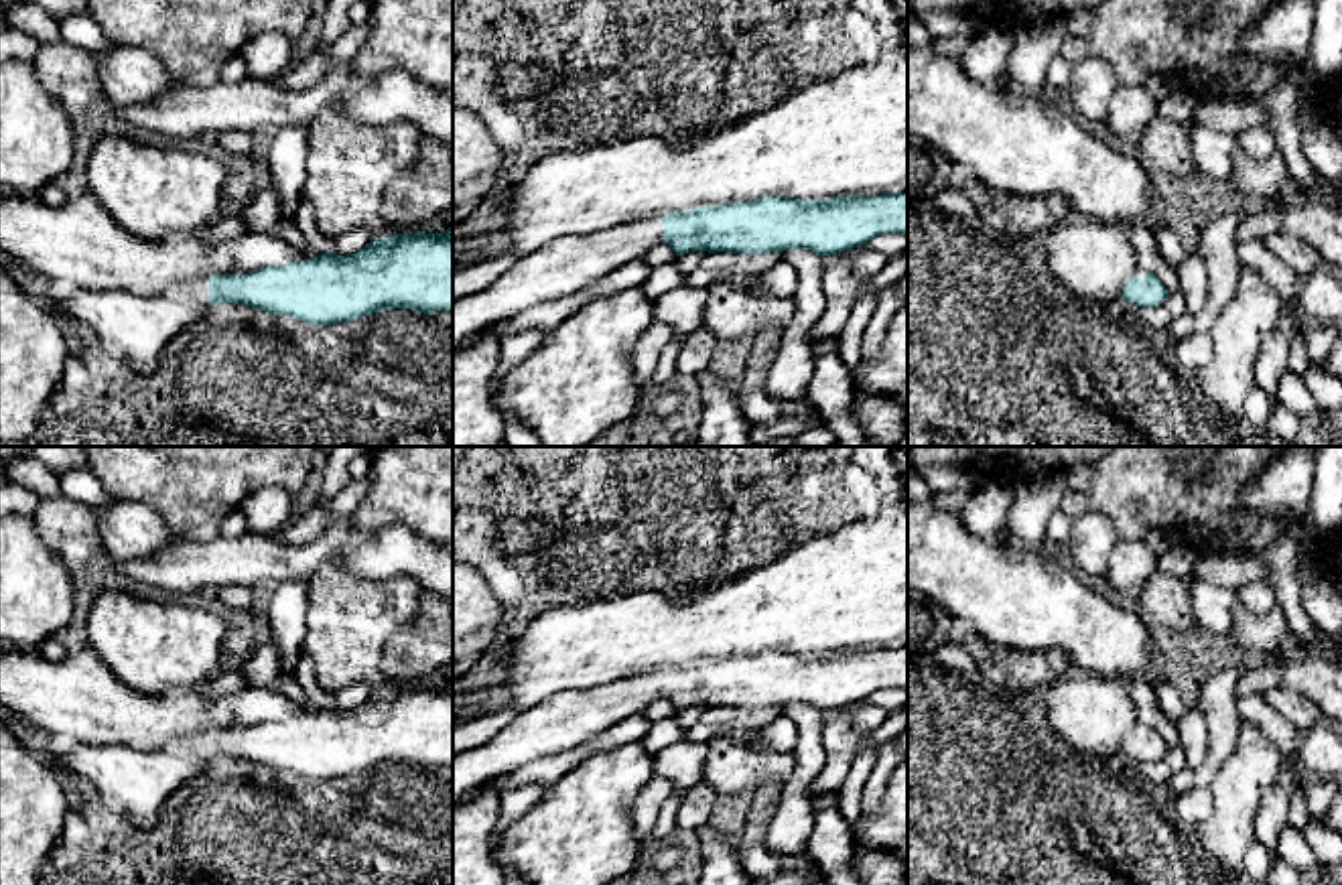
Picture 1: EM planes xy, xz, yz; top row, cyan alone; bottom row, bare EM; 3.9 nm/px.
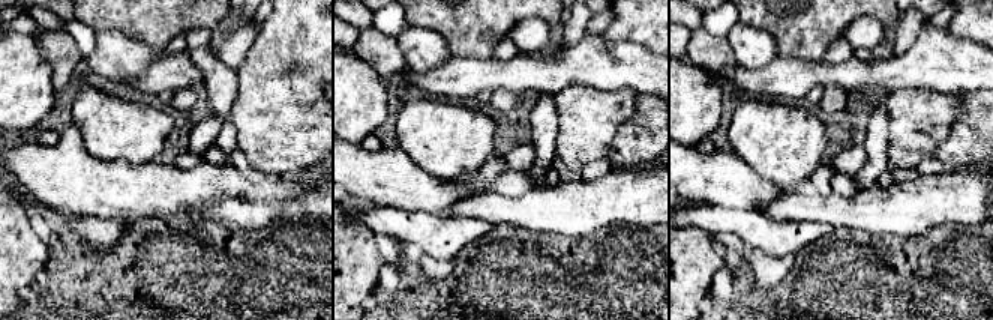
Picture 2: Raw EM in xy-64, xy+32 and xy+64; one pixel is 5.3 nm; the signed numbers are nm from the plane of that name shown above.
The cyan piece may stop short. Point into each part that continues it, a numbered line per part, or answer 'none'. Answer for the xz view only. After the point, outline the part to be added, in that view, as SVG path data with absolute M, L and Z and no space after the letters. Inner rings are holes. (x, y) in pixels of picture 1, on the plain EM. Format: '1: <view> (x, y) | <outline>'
1: xz (563, 721) | M664 668L631 674L587 690L554 692L516 712L487 743L453 757L453 806L471 790L538 757L571 751L644 712L664 696Z

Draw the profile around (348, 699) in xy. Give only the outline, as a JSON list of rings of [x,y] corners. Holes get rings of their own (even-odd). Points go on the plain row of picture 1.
[[[361,684],[359,688],[343,690],[335,694],[335,708],[349,710],[359,706],[372,696],[370,686]]]

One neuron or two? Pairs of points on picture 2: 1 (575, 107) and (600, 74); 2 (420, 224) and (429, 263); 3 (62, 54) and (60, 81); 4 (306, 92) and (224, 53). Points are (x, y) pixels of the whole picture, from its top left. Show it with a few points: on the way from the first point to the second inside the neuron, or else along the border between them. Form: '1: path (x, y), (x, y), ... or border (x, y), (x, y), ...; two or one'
1: border (624, 87), (602, 90), (569, 84), (555, 93); two
2: border (455, 259), (435, 260), (422, 256), (417, 260); two
3: path (62, 60), (62, 75); one
4: border (258, 30), (245, 62), (236, 71); two

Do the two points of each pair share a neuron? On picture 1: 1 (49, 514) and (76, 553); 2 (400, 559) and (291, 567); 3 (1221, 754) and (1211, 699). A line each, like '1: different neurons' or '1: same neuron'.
1: same neuron
2: same neuron
3: same neuron

